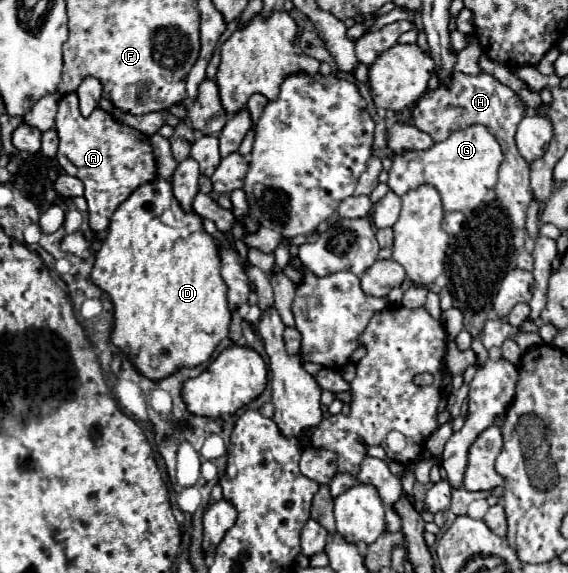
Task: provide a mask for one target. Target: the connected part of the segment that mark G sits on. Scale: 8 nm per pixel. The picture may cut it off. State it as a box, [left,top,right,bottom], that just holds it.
[388,126,503,212]

